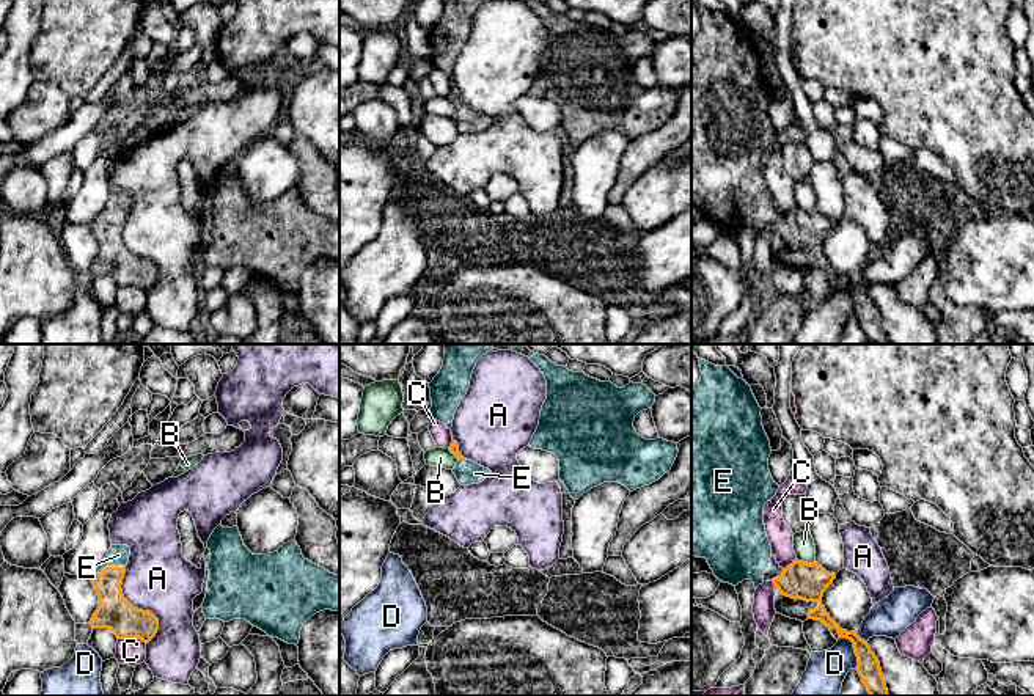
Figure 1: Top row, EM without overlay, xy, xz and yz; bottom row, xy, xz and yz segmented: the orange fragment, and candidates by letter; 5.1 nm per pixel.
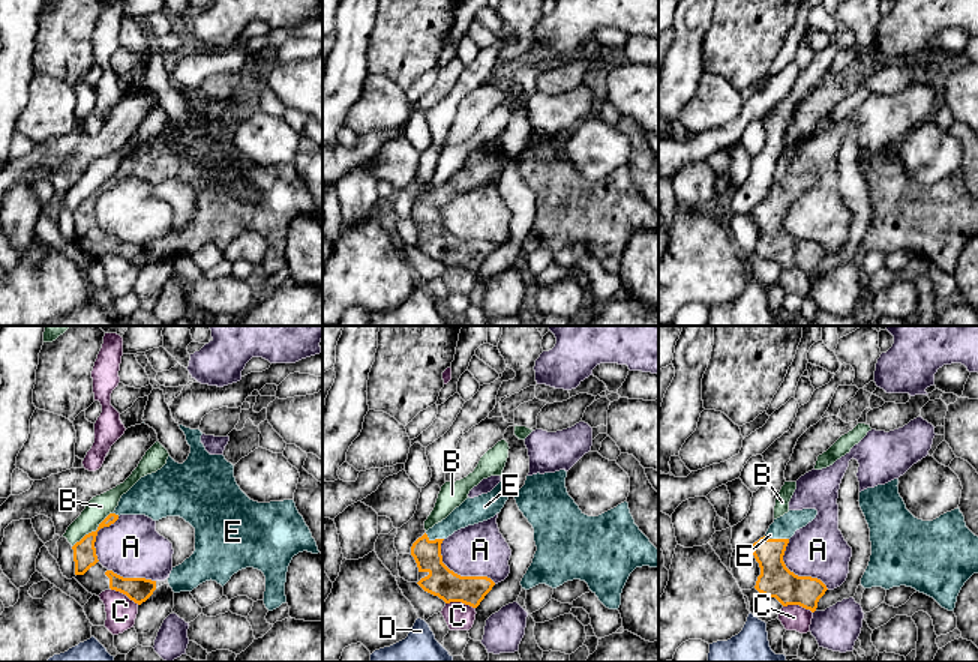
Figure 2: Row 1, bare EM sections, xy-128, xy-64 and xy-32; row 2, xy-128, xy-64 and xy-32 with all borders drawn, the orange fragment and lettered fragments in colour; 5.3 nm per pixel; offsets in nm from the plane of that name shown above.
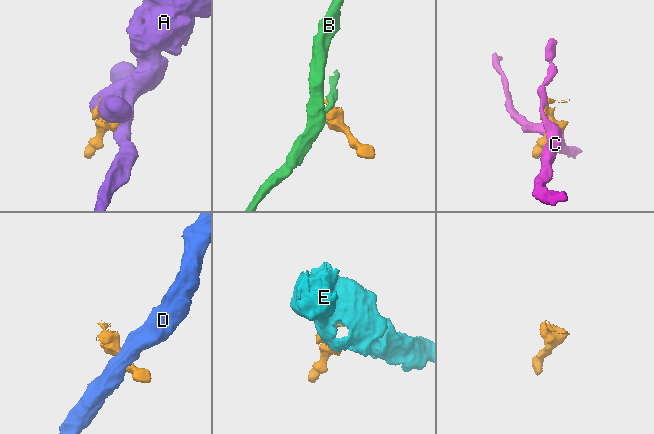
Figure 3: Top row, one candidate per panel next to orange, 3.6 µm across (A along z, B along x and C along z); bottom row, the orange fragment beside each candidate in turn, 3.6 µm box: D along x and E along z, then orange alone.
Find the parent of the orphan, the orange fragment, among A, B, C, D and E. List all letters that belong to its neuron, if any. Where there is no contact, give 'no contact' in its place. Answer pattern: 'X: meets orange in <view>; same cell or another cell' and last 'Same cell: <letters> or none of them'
A: meets orange in xy; another cell
B: meets orange in yz; another cell
C: meets orange in xy; another cell
D: meets orange in yz; another cell
E: meets orange in xy; same cell
Same cell: E

